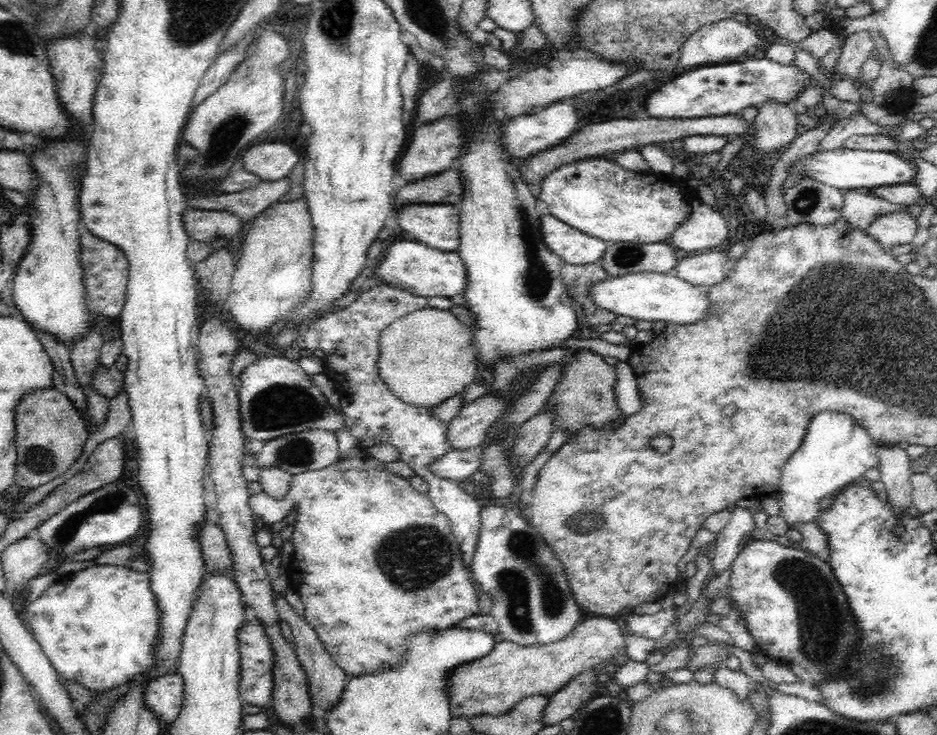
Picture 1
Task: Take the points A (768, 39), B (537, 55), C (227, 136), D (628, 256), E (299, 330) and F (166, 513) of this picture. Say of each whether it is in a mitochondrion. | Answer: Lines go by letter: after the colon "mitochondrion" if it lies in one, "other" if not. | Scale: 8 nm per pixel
A: other
B: other
C: mitochondrion
D: mitochondrion
E: other
F: other

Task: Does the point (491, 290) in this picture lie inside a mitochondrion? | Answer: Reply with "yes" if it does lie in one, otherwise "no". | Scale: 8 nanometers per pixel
no

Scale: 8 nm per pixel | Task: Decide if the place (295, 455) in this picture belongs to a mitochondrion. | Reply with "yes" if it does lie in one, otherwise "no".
yes

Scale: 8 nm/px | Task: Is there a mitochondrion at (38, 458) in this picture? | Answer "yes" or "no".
yes

